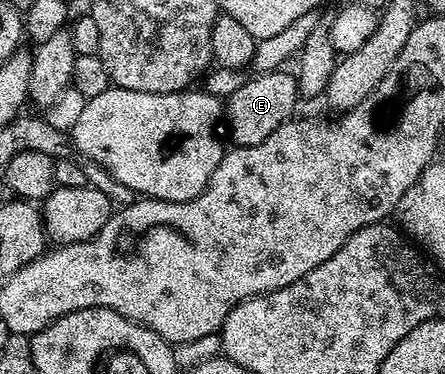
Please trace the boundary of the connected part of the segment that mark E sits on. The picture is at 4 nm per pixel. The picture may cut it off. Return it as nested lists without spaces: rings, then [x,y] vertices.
[[[279,69],[275,71],[262,71],[253,74],[252,77],[245,78],[244,83],[240,88],[226,99],[226,123],[228,119],[228,127],[232,130],[232,143],[238,147],[246,145],[258,145],[262,141],[266,141],[266,137],[270,137],[270,133],[274,133],[274,129],[278,129],[278,125],[288,122],[293,118],[298,102],[297,92],[297,76],[290,73],[287,75],[287,70]]]

